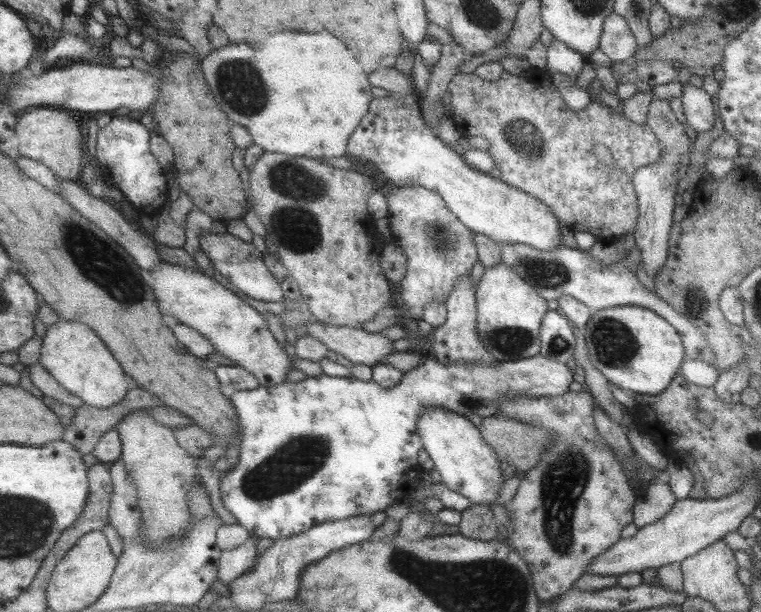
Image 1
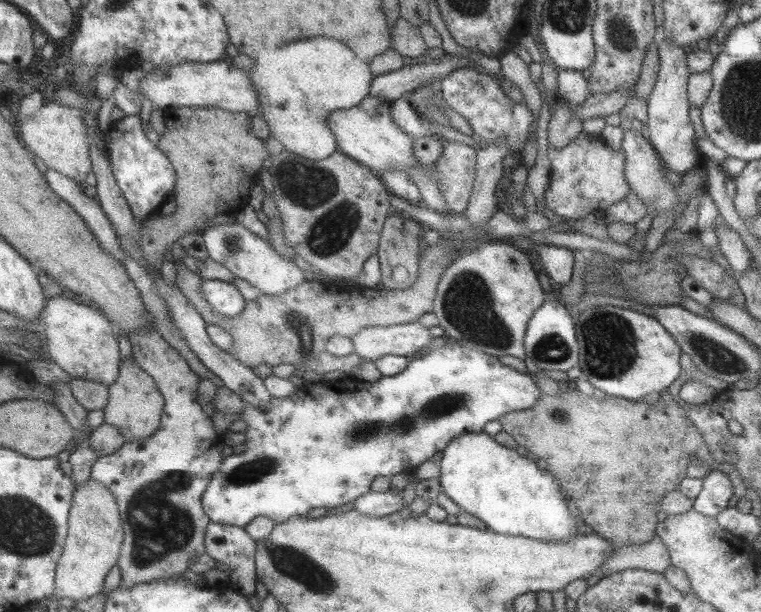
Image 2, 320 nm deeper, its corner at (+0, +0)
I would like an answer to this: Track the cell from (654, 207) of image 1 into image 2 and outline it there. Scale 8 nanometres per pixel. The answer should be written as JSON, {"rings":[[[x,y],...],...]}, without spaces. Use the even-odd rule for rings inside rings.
{"rings":[[[660,26],[654,36],[658,50],[658,75],[646,100],[646,129],[649,132],[648,141],[653,145],[666,170],[683,175],[702,163],[703,159],[695,148],[696,134],[687,115],[690,102],[686,86],[690,72],[686,65],[686,53],[680,46],[667,41],[667,38],[662,36],[662,31]]]}

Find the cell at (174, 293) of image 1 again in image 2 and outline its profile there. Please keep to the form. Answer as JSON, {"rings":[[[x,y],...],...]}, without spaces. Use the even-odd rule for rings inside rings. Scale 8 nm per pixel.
{"rings":[[[202,280],[201,285],[203,300],[214,313],[225,318],[233,318],[244,310],[246,301],[235,285],[219,280]]]}

